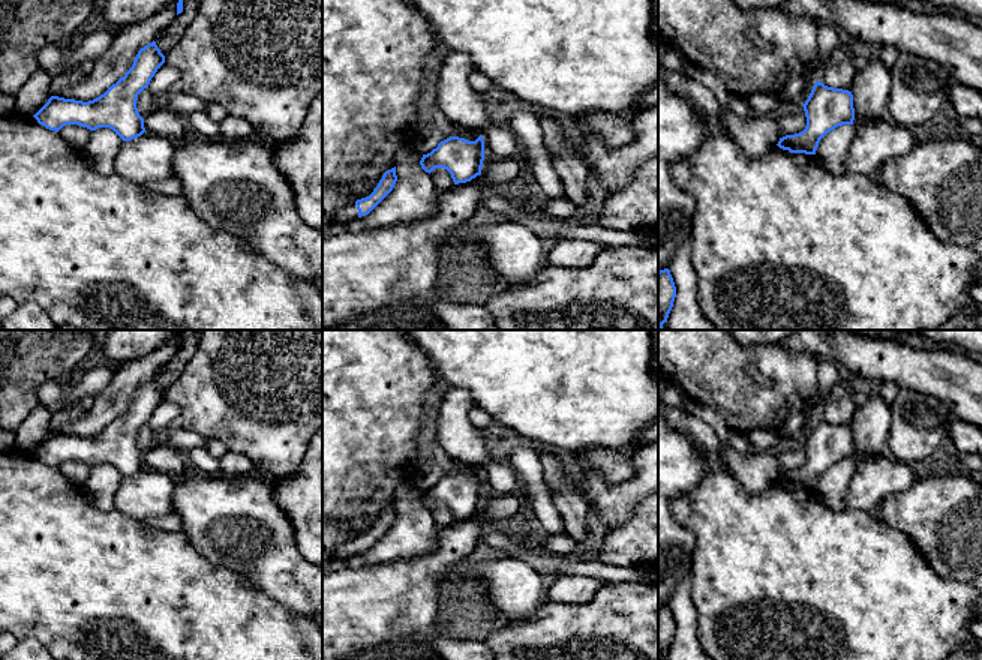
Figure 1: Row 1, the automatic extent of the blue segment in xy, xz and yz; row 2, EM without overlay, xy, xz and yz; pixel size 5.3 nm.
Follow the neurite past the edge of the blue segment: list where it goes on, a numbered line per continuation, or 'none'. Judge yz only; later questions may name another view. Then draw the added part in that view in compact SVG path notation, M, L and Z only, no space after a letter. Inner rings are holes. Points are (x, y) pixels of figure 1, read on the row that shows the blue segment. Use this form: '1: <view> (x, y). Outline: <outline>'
none

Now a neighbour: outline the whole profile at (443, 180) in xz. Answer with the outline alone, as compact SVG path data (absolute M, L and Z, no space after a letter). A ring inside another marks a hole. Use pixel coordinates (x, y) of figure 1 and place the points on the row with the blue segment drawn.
M435 168L430 176L438 190L447 190L454 186L451 174L444 168Z

